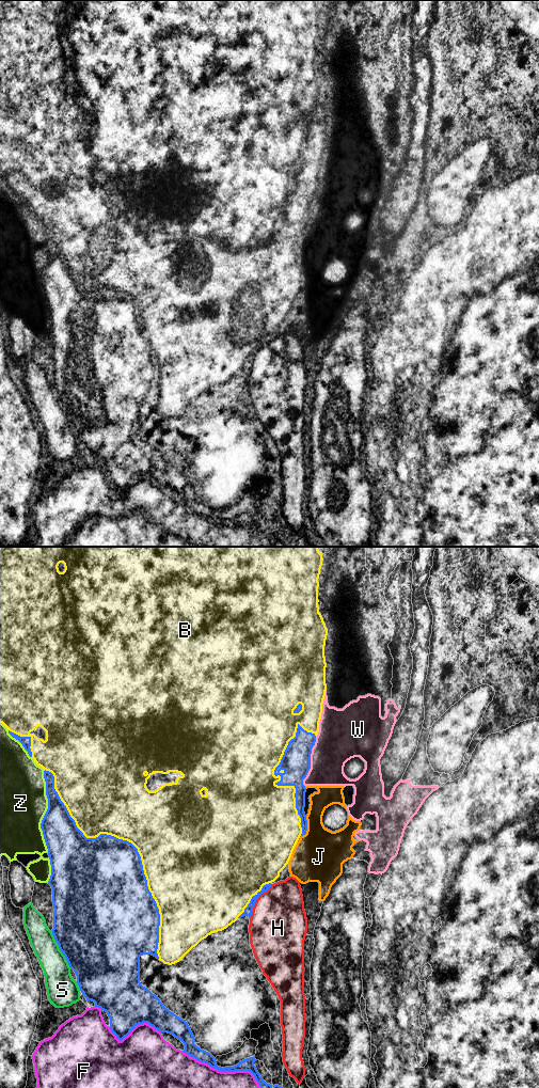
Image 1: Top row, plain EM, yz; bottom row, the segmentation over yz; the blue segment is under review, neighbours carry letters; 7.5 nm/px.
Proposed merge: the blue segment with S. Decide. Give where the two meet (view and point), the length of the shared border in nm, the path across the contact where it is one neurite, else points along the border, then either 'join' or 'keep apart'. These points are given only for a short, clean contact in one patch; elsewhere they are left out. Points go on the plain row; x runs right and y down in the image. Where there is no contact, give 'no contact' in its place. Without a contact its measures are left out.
meets blue in yz at (60, 403); contact 320 nm long; keep apart

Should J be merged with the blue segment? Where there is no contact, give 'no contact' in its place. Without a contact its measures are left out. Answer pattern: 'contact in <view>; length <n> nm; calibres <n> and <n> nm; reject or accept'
contact in yz; length 220 nm; calibres 80 and 380 nm; reject

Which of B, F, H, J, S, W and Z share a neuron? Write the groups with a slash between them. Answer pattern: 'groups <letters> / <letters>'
groups B / F / H / J W / S / Z

